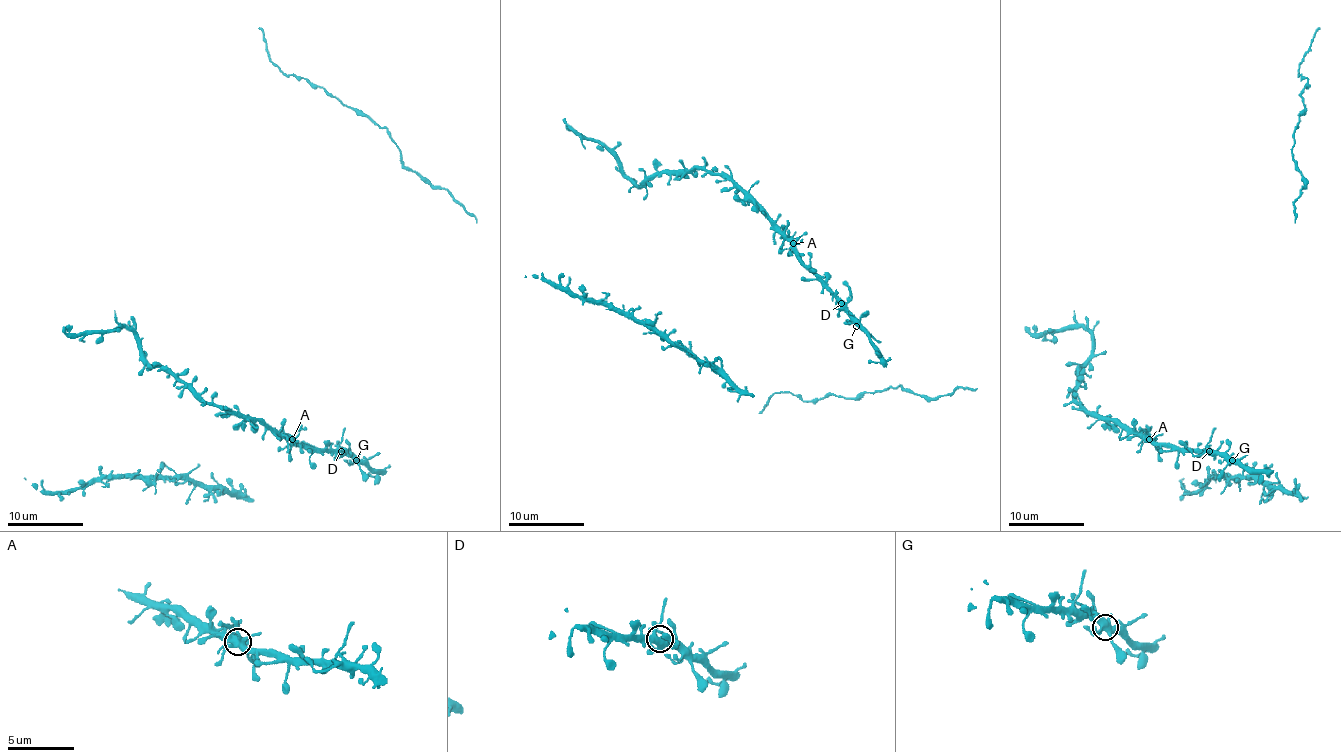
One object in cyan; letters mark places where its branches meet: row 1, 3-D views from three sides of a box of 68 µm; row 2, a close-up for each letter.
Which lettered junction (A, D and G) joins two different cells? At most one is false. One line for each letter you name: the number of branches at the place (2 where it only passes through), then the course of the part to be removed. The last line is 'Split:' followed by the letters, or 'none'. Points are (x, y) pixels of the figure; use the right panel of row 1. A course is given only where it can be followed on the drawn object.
Split: none

